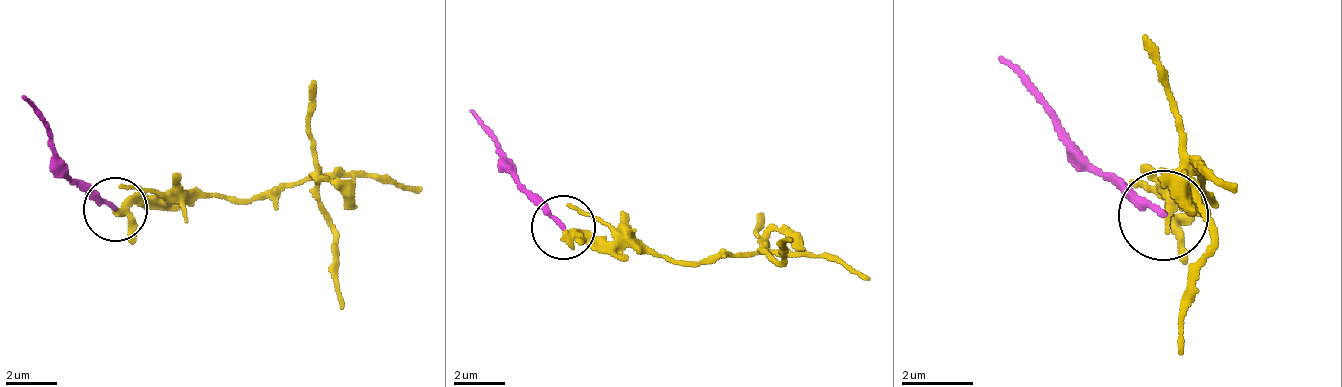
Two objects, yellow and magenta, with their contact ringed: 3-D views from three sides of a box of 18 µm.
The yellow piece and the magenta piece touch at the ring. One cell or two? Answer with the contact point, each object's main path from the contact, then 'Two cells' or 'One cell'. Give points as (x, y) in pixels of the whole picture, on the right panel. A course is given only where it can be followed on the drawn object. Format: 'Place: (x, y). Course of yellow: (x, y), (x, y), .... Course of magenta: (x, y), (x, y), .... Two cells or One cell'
Place: (1163, 215). Course of yellow: (1165, 213), (1174, 204), (1210, 204), (1201, 177), (1210, 240), (1183, 357). Course of magenta: (1165, 213), (1084, 159), (1048, 105), (1003, 60). Two cells

